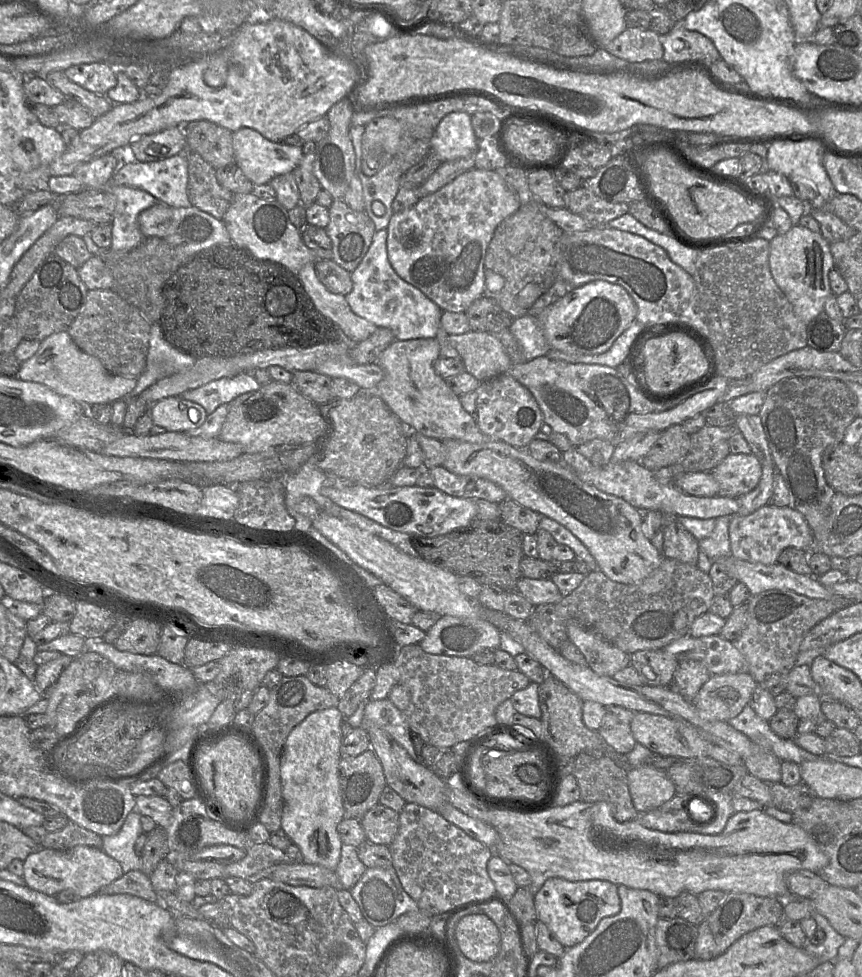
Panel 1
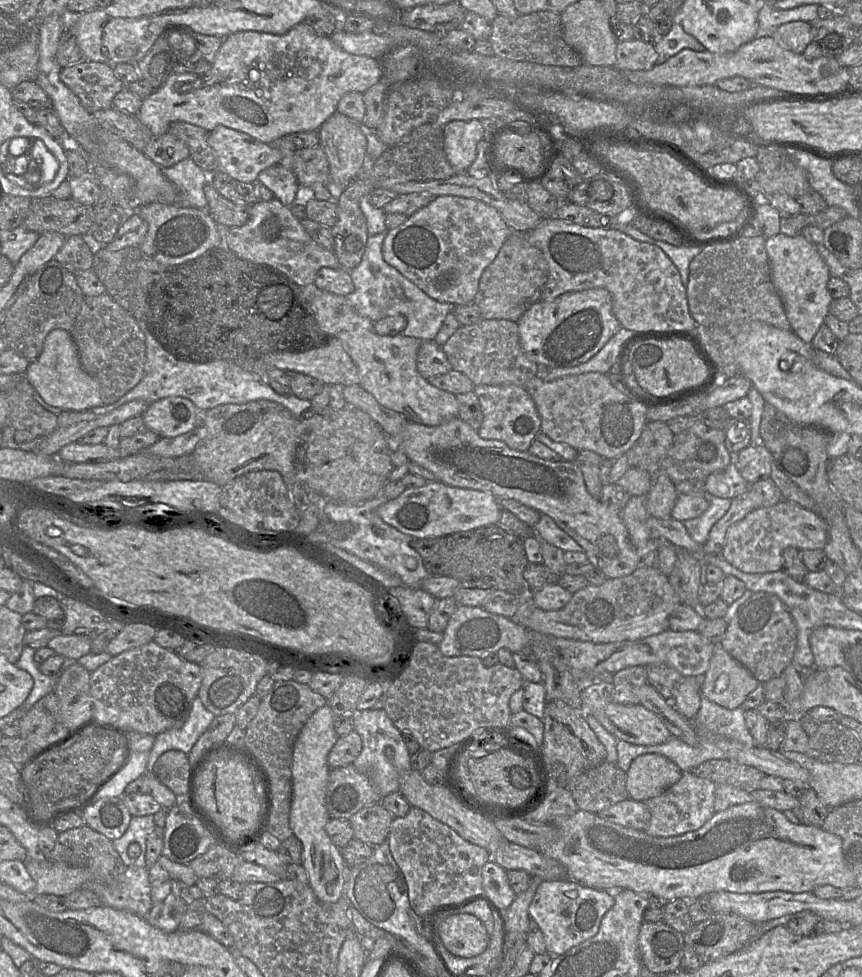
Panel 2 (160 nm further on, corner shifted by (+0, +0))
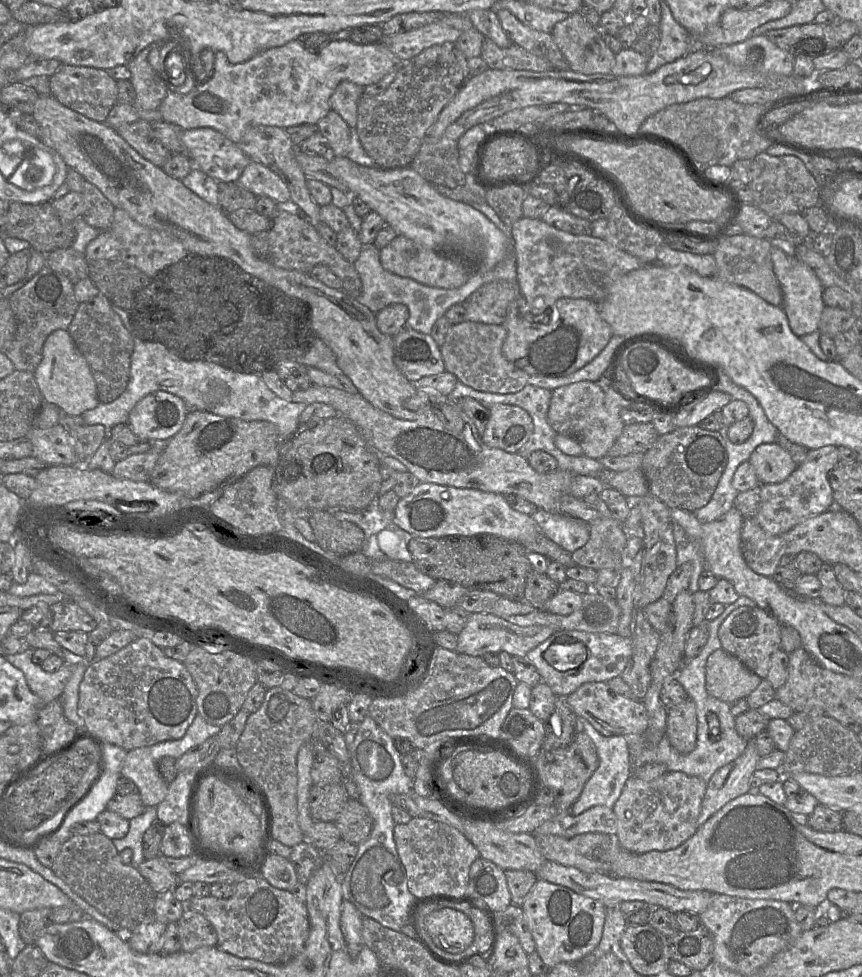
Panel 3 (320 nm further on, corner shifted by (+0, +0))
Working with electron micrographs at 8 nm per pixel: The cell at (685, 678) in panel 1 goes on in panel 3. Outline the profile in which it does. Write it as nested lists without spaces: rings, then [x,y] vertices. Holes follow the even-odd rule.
[[[687,698],[683,703],[668,709],[666,737],[674,749],[688,754],[696,747],[698,719],[696,705]]]

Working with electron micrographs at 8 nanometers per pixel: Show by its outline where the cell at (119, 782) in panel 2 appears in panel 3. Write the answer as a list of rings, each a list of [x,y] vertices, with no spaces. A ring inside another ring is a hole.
[[[104,742],[98,744],[97,776],[90,782],[81,799],[66,813],[59,832],[53,839],[61,844],[71,836],[71,827],[78,822],[93,821],[104,810],[108,801],[116,794],[121,777],[121,768],[127,751]]]

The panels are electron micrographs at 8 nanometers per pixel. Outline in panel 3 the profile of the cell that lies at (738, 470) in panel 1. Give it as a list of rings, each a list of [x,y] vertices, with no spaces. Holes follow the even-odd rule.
[[[778,443],[759,445],[749,462],[760,484],[782,483],[798,468],[789,452]]]

